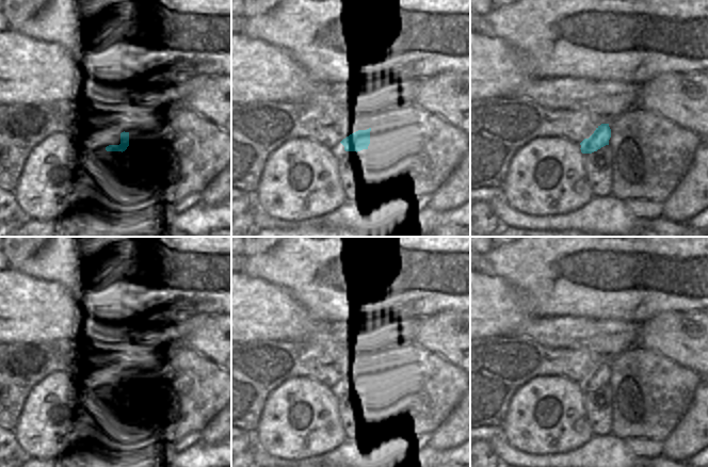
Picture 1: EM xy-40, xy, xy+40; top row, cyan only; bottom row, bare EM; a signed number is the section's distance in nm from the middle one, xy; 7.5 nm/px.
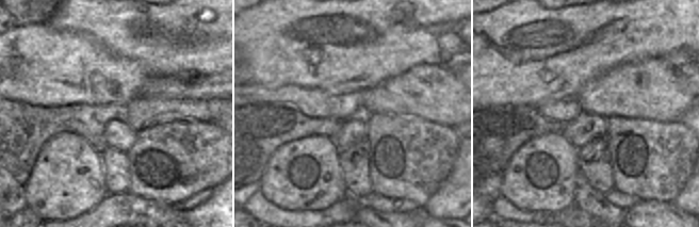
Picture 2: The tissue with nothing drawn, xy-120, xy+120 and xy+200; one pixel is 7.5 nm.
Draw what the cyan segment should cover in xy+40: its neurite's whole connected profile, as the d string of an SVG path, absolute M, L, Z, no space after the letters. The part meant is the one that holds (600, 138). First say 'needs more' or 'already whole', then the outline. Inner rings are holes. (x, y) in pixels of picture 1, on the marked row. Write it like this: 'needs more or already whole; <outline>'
already whole; M601 124L596 128L594 133L589 138L584 139L581 145L582 154L592 154L597 151L601 147L609 145L609 140L611 138L611 129L609 124Z

